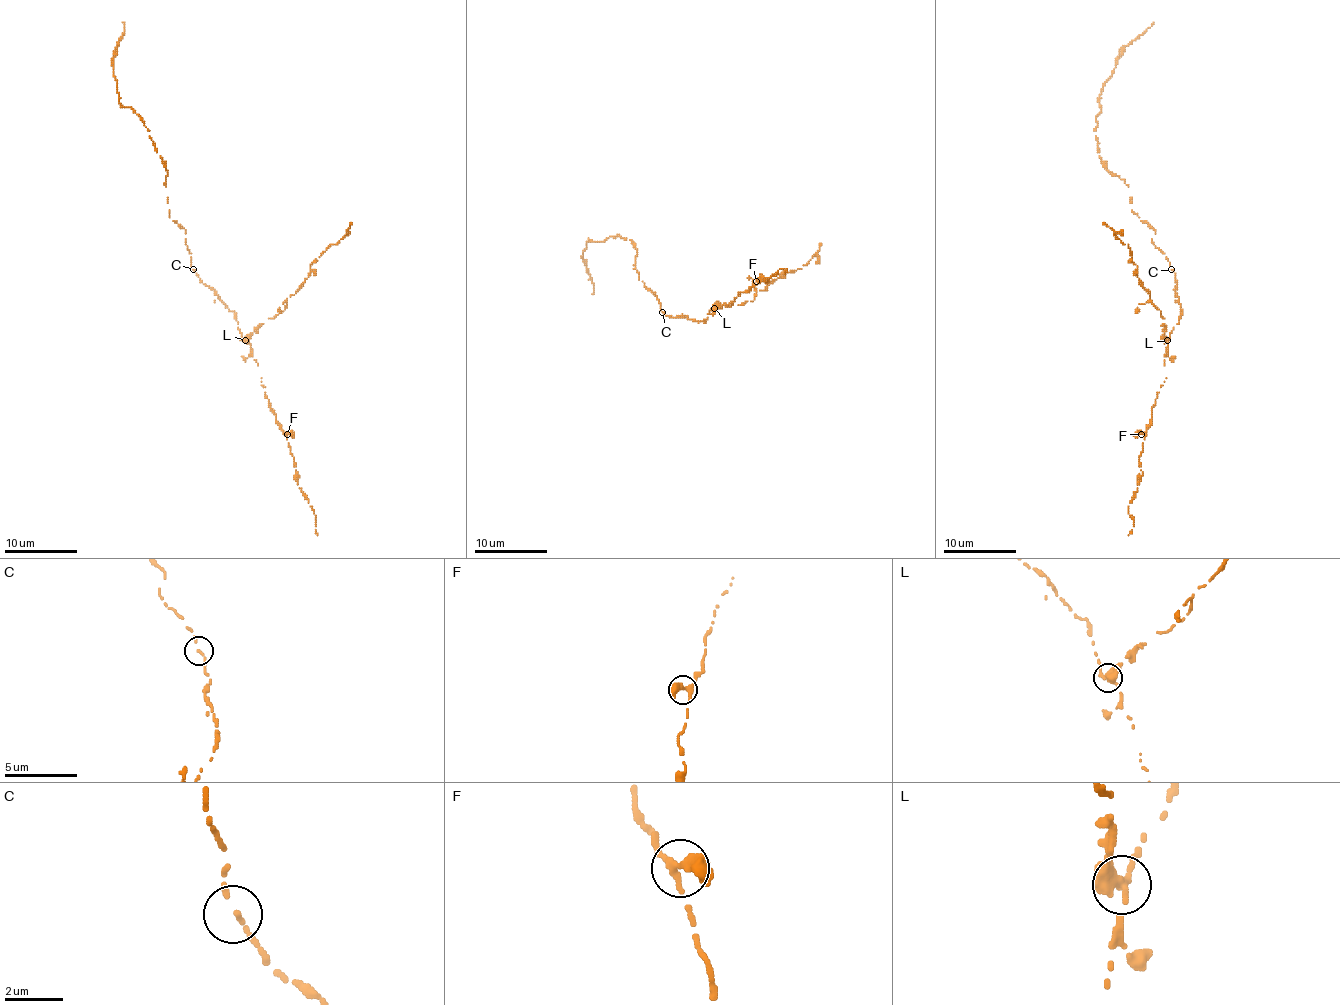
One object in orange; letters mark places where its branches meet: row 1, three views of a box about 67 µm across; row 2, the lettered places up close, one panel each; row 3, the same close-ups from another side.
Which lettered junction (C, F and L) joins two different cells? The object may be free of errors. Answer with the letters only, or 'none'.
L

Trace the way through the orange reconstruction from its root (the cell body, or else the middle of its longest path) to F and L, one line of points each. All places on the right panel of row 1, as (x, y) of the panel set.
F: (1171, 269), (1180, 318), (1168, 340), (1166, 378), (1152, 409), (1152, 423), (1141, 434)
L: (1171, 269), (1175, 273), (1180, 318), (1168, 340)

